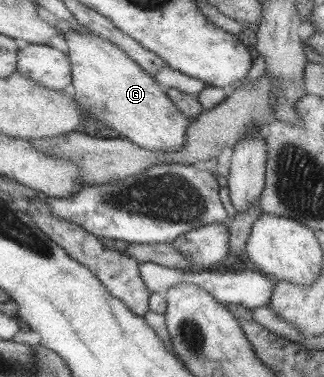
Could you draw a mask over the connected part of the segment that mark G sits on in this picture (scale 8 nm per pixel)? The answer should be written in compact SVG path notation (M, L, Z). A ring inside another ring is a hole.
M68 30L63 34L67 43L67 56L70 64L71 83L69 89L74 89L76 97L74 101L86 113L89 118L100 121L104 125L116 131L121 138L128 139L131 143L147 150L164 150L171 152L184 145L184 137L188 125L192 119L186 118L176 110L176 107L165 94L165 88L158 85L157 81L150 77L133 59L130 59L124 51L111 41L102 39L90 31L77 32Z

